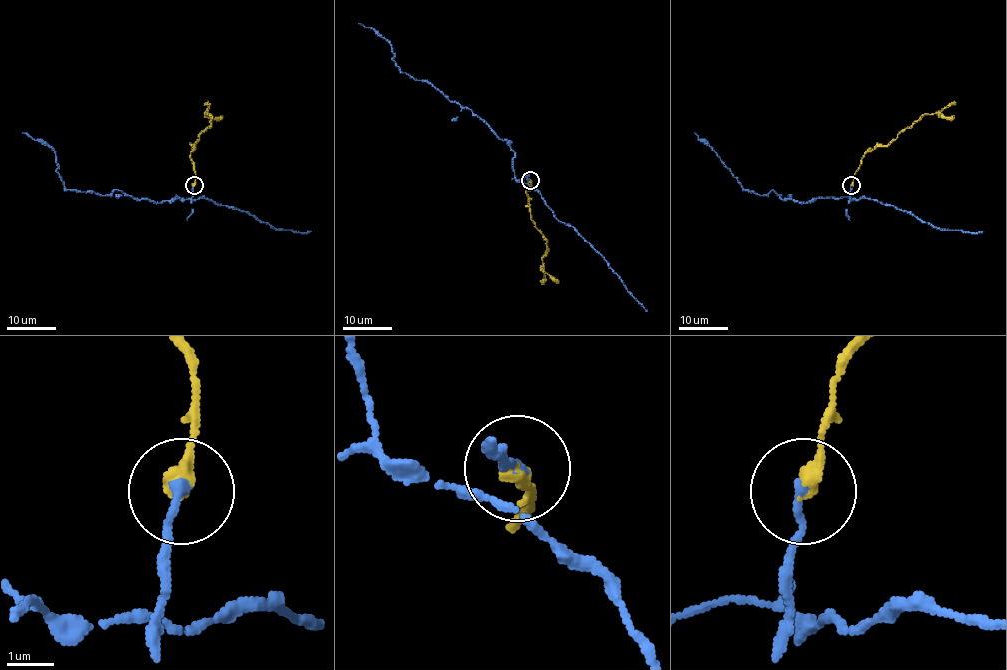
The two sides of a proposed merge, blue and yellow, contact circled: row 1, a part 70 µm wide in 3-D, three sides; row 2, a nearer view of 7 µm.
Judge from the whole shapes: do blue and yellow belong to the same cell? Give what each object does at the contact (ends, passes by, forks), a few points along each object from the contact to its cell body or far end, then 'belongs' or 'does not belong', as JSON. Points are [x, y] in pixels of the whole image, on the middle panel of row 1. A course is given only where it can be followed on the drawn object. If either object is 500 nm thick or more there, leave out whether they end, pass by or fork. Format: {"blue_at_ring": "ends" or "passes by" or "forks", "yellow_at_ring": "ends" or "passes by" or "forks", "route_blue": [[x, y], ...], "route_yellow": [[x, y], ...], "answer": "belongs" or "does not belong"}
{"blue_at_ring": "ends", "yellow_at_ring": "ends", "route_blue": [[530, 181], [515, 178], [514, 151], [506, 140], [431, 84], [401, 71], [391, 46], [358, 24]], "route_yellow": [[530, 181], [526, 195], [531, 220], [546, 241], [544, 270], [558, 283]], "answer": "does not belong"}

